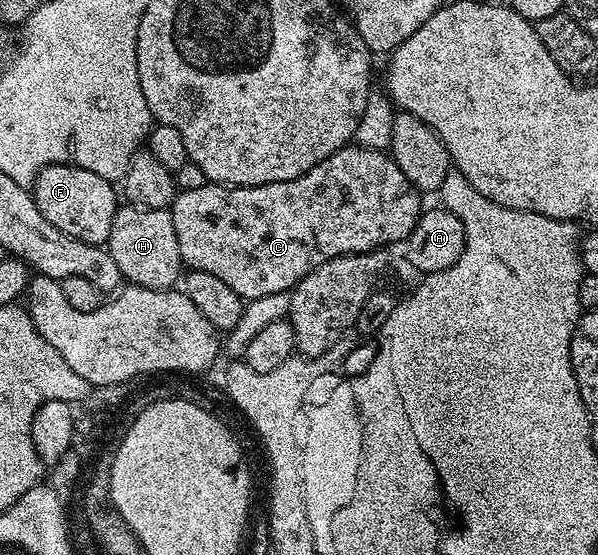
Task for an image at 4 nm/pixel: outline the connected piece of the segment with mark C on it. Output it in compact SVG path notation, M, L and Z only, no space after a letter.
M350 145L339 148L335 153L331 153L331 157L319 161L319 165L307 169L307 173L303 173L291 181L275 181L254 187L230 187L209 183L203 189L177 191L173 197L171 210L173 212L173 224L175 225L175 237L179 237L179 253L181 254L182 264L194 271L212 273L214 277L220 277L226 285L231 285L231 289L235 289L235 293L239 293L242 299L248 301L267 297L268 294L283 294L292 291L293 286L300 279L307 277L307 273L311 273L311 269L319 269L319 265L323 265L335 257L358 255L359 253L385 249L388 248L388 243L404 244L405 240L409 238L411 229L415 229L415 225L421 216L423 210L421 199L423 199L422 192L413 187L411 181L407 181L407 177L403 177L399 165L395 165L392 155L384 150Z

